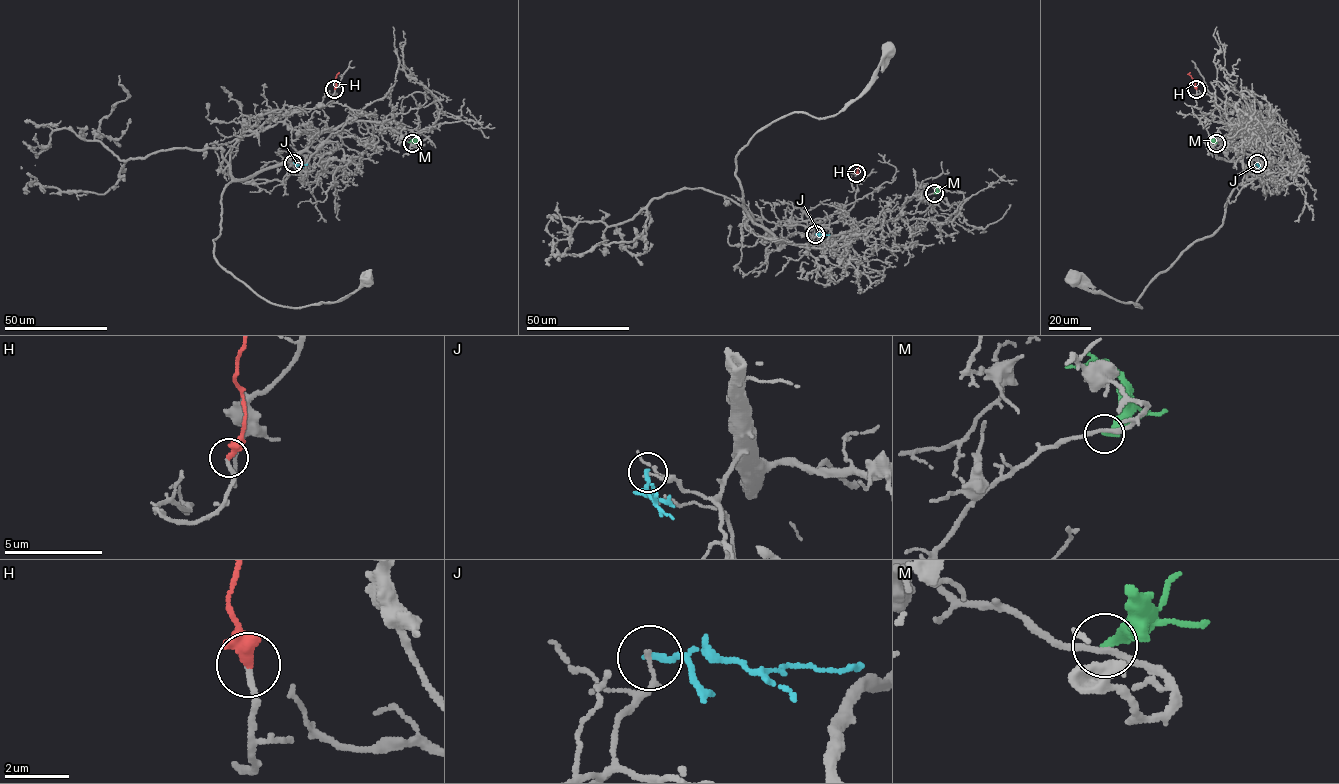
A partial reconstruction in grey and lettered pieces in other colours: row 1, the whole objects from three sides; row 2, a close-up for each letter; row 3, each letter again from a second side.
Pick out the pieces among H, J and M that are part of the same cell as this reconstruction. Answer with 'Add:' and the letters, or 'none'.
Add: H

